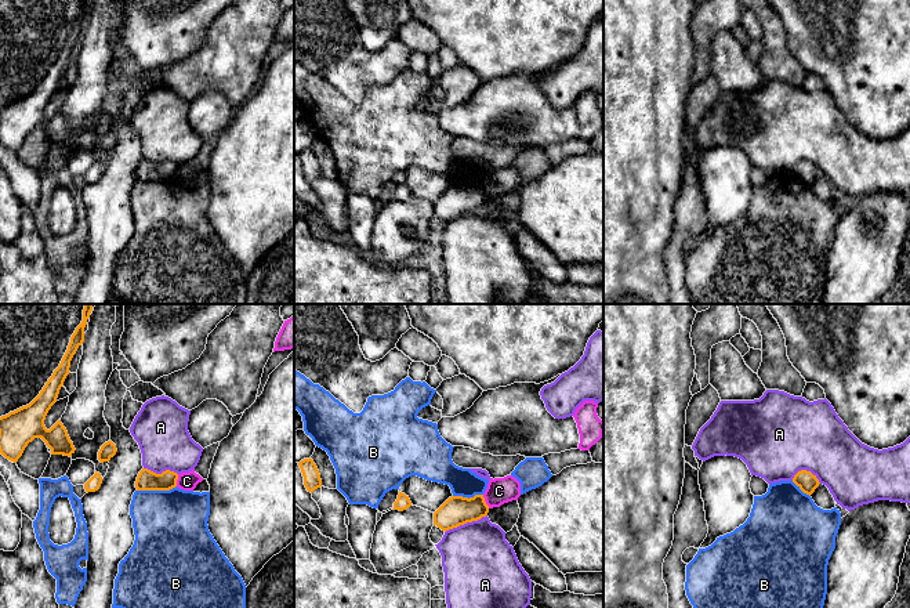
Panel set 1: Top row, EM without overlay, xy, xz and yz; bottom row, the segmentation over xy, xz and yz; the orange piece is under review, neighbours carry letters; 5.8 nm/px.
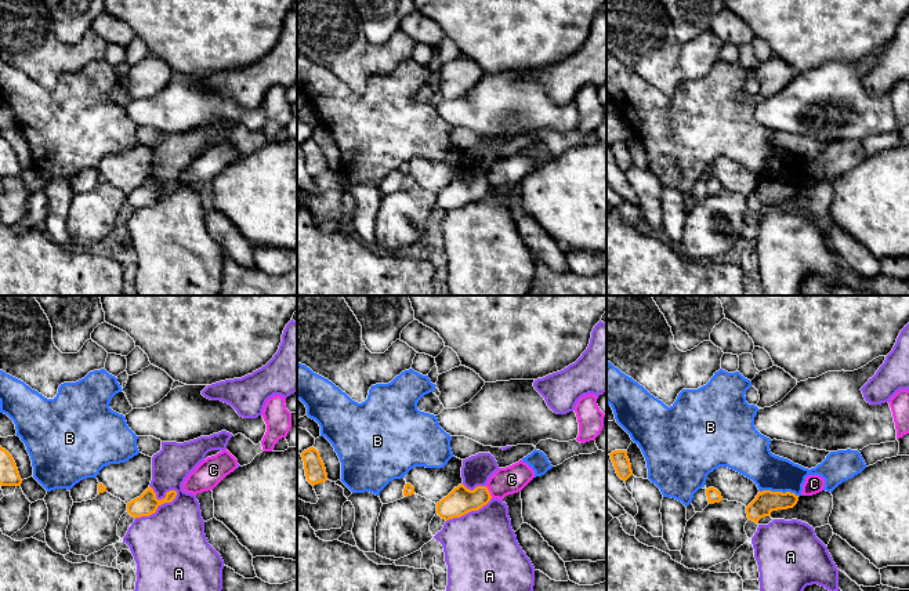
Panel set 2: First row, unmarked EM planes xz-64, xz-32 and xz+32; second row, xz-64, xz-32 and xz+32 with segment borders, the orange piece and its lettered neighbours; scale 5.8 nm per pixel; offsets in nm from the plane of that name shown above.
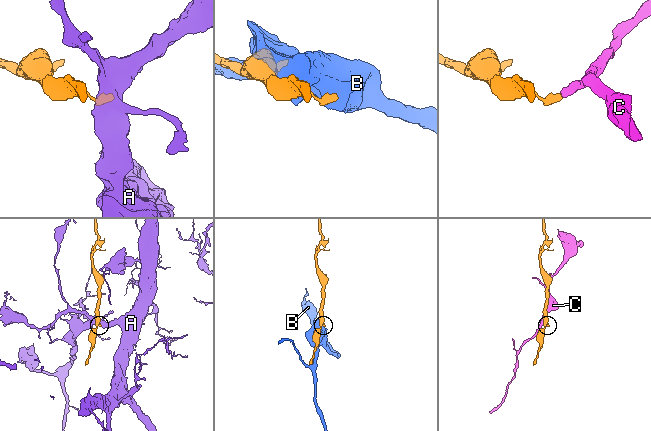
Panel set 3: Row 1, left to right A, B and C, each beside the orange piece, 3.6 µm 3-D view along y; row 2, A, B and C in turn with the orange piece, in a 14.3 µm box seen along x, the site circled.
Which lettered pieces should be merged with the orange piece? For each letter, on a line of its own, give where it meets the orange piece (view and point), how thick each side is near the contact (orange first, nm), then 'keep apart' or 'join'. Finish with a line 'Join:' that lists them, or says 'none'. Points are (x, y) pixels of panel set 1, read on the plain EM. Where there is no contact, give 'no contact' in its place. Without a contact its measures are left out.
A: xz (466, 213) | 170/420 nm | keep apart
B: xy (156, 180) | 120/420 nm | keep apart
C: xz (485, 192) | 170/150 nm | keep apart
Join: none

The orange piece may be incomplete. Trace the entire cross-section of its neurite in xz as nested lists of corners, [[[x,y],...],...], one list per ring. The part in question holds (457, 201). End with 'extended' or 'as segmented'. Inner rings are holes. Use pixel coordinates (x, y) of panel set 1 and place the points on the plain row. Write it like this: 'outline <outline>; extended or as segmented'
outline [[[475,185],[469,189],[452,187],[434,203],[434,216],[446,222],[467,213],[478,211],[487,203],[489,196],[483,185]]]; as segmented

